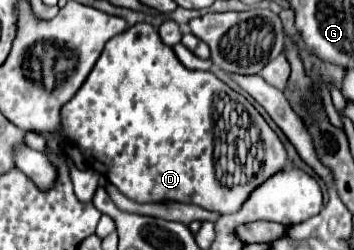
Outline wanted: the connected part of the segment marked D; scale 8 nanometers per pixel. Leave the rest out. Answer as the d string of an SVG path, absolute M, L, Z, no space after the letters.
M135 24L125 34L109 40L97 66L91 70L89 78L61 110L61 134L43 134L45 138L59 138L77 144L85 156L87 168L107 176L107 180L121 190L127 198L135 202L187 202L201 206L209 212L217 214L233 214L243 202L251 196L251 192L269 180L273 174L287 168L287 152L277 138L277 134L269 128L269 124L261 118L261 114L253 114L253 122L261 130L265 158L261 164L261 174L251 178L245 186L235 186L229 190L227 186L217 186L217 178L213 178L213 96L221 94L225 84L213 74L205 70L189 70L181 66L175 58L171 46L165 46L151 24Z

